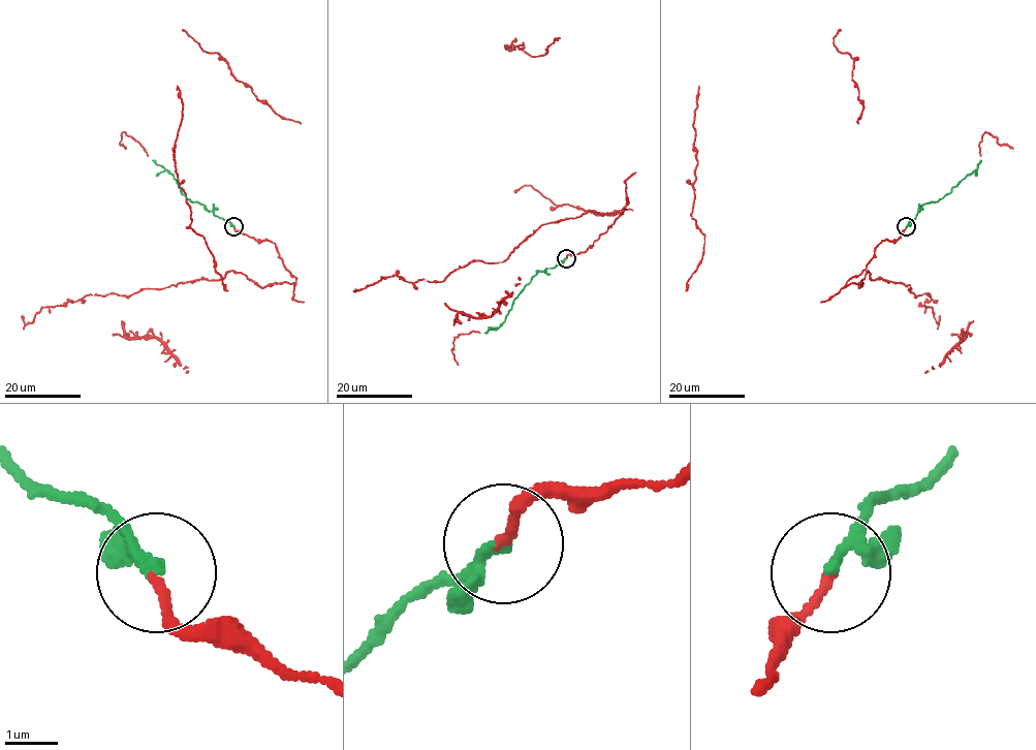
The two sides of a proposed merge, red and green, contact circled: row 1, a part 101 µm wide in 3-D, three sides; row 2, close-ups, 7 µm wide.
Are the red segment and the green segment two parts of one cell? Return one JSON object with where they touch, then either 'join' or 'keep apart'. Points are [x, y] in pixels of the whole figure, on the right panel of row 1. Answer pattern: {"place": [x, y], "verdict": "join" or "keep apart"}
{"place": [906, 226], "verdict": "join"}

